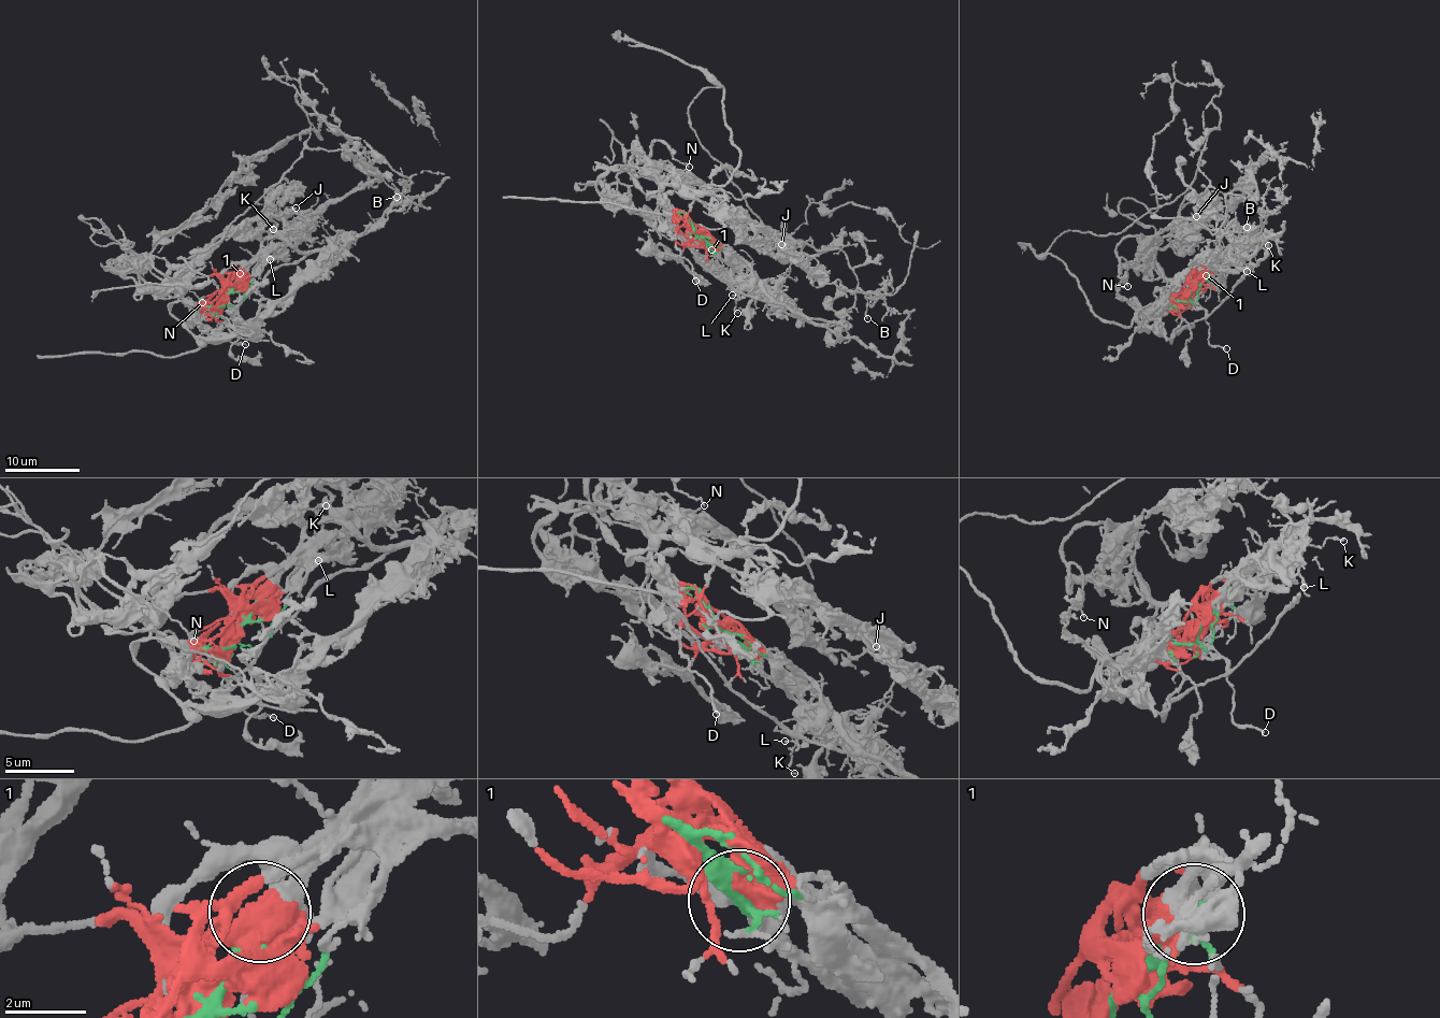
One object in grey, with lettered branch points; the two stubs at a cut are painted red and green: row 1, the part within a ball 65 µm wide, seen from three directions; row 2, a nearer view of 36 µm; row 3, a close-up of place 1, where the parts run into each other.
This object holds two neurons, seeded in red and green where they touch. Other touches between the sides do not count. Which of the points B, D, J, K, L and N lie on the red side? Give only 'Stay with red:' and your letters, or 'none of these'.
Stay with red: B, D, J, N

